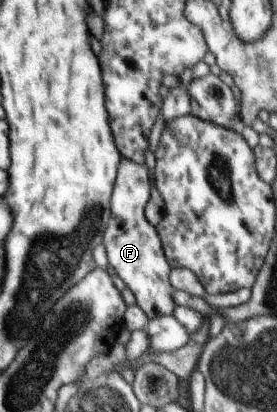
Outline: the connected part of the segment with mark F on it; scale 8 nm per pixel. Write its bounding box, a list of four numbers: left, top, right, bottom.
[103,158,174,319]

